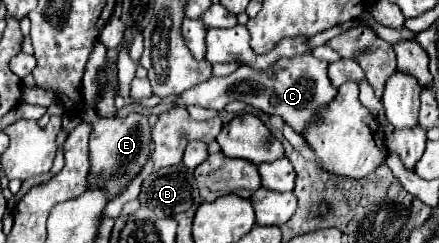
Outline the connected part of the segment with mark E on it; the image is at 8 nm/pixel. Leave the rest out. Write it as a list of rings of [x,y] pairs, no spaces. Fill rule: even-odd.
[[[85,108],[81,120],[89,120],[93,124],[93,132],[89,138],[89,160],[91,170],[87,182],[91,188],[101,188],[109,200],[115,200],[127,184],[139,176],[141,168],[147,164],[151,154],[151,126],[145,124],[145,116],[129,114],[127,118],[97,118],[95,110]]]

